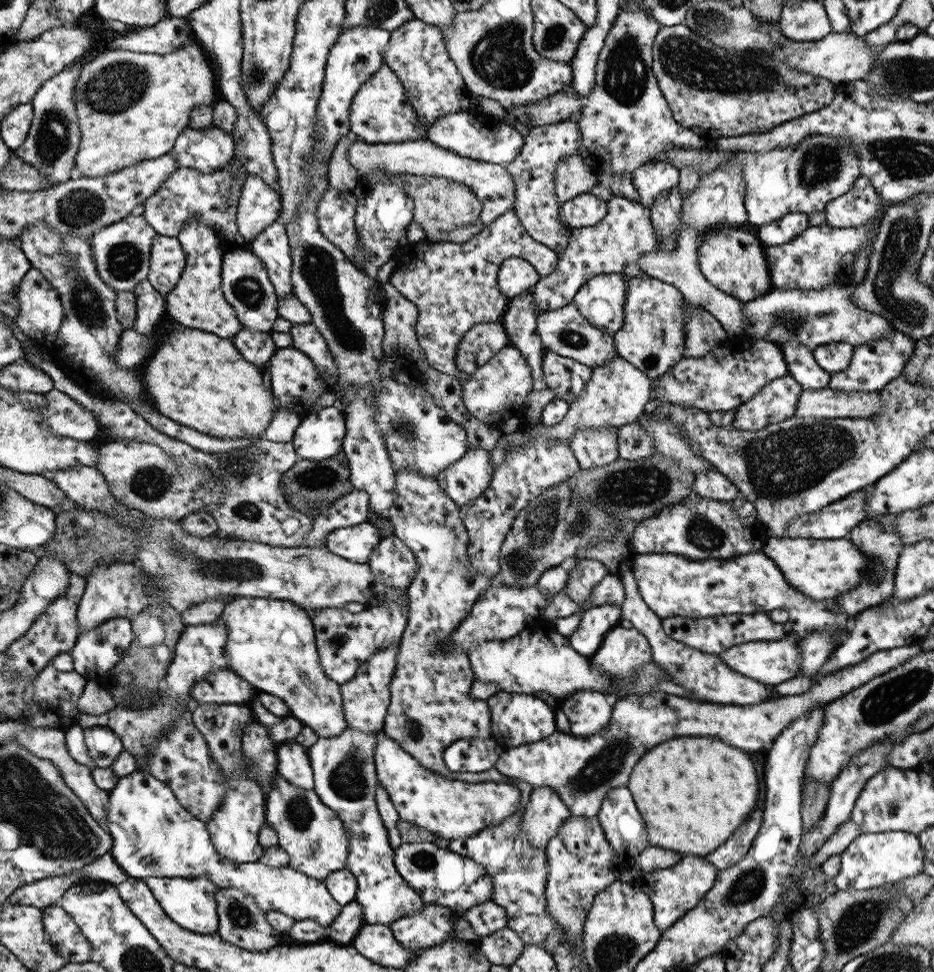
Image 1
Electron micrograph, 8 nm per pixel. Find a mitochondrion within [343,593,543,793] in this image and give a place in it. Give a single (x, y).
(413, 728)

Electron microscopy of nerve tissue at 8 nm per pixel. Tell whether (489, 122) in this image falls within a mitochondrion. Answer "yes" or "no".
no

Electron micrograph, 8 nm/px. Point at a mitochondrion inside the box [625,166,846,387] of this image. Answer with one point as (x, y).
(791, 318)

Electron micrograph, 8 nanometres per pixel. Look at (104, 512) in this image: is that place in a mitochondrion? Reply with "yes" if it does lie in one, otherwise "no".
no

